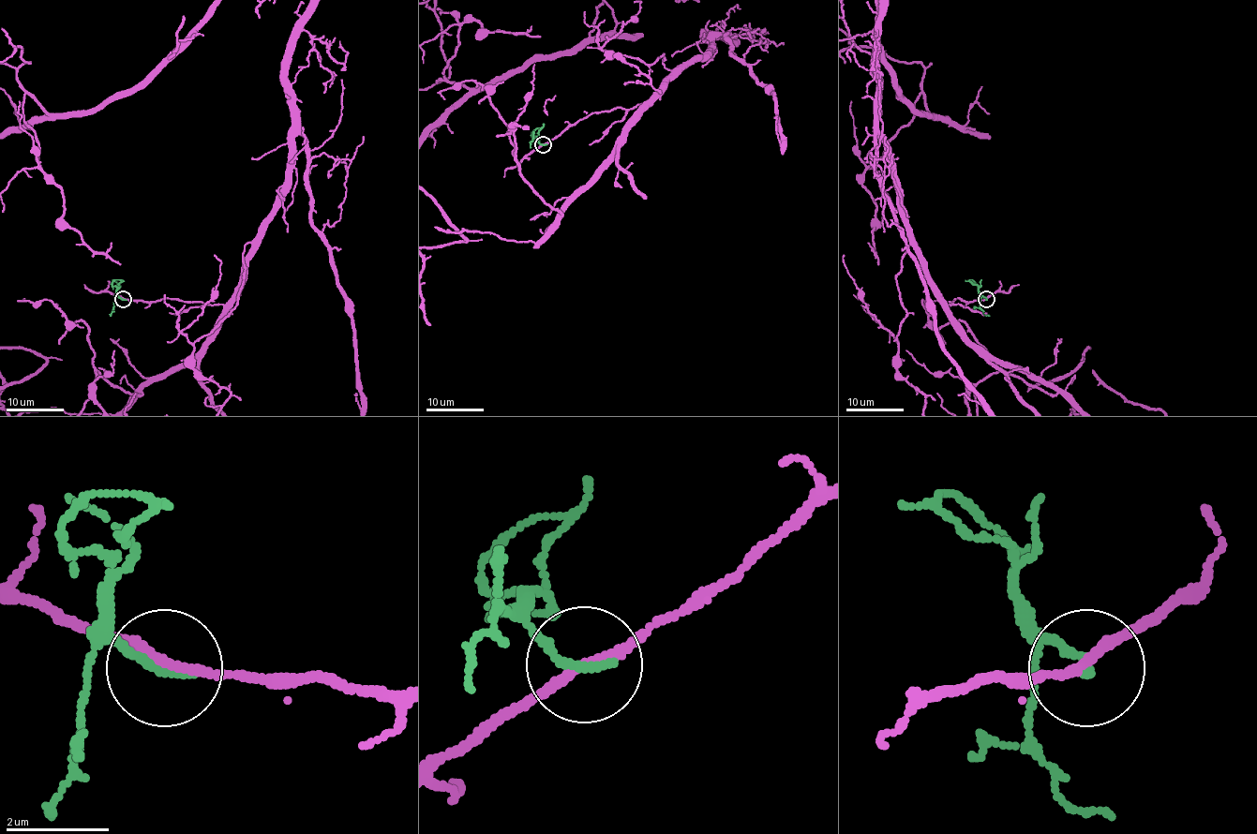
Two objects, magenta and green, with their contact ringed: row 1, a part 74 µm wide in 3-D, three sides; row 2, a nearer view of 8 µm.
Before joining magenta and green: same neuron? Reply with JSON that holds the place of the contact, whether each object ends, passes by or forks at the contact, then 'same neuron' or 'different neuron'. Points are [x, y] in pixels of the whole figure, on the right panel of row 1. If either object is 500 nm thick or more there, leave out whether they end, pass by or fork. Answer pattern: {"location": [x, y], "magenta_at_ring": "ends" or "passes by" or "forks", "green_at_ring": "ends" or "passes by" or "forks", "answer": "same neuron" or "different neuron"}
{"location": [986, 299], "magenta_at_ring": "passes by", "green_at_ring": "ends", "answer": "different neuron"}

